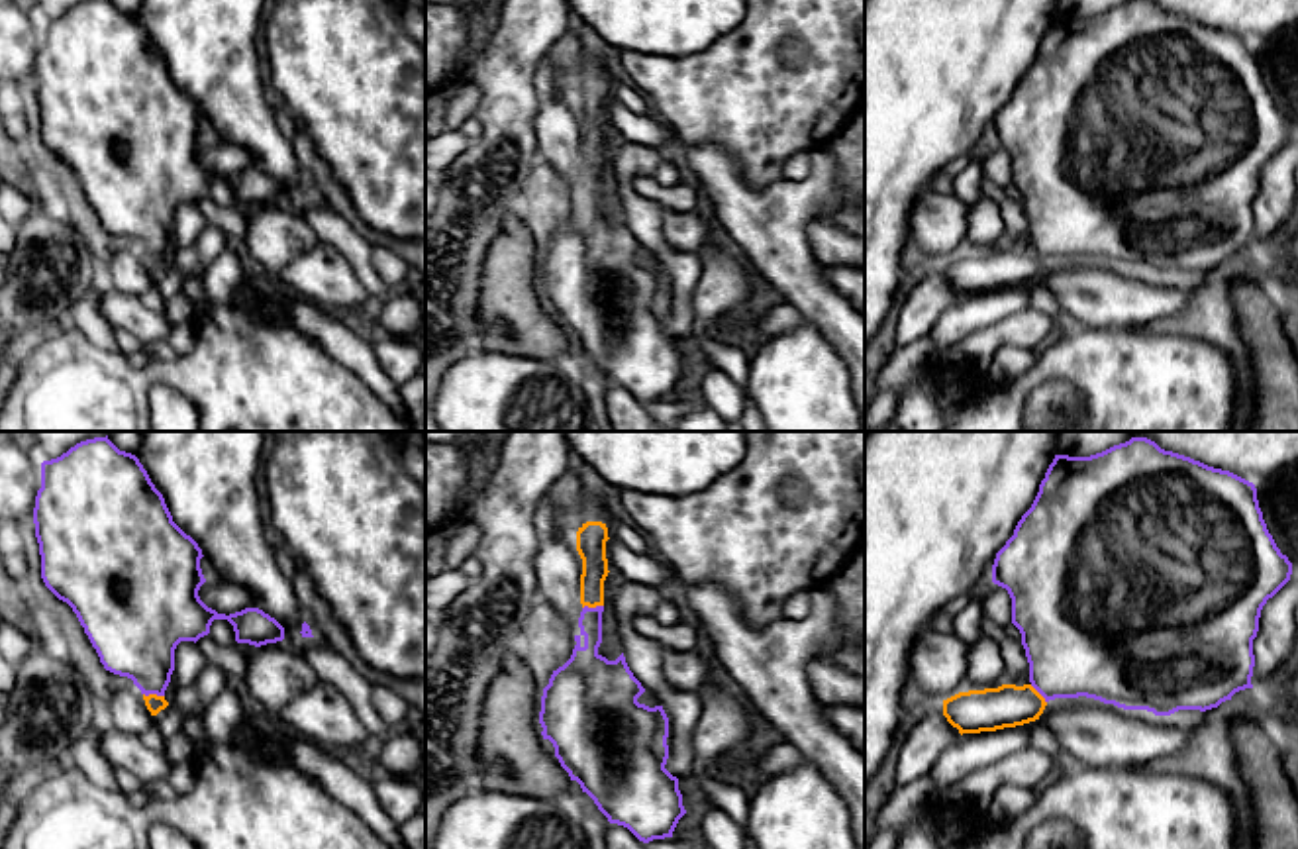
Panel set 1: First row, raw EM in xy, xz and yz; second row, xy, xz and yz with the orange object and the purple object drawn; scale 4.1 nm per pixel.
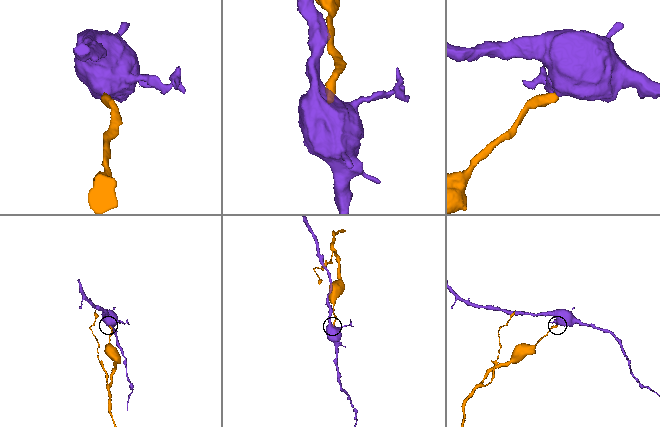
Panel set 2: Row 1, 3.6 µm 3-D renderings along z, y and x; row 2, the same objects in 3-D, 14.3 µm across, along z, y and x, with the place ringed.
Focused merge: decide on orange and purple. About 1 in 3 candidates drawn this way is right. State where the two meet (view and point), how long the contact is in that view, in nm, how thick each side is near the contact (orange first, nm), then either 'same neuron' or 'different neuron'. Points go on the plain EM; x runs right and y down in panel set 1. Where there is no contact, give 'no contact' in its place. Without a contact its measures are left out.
meets orange in xy at (153, 255); contact 90 nm long; 70 nm thick on the orange side, 320 nm on the other; different neuron

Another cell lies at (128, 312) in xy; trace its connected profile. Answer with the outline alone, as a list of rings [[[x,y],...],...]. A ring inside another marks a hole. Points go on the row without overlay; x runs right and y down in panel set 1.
[[[96,265],[90,288],[100,294],[100,312],[114,329],[129,331],[149,349],[165,349],[171,331],[165,316],[149,310],[139,296],[120,292],[106,265]]]

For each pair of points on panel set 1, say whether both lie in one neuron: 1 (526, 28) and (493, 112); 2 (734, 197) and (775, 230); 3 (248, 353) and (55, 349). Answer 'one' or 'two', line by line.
1: one
2: one
3: one

